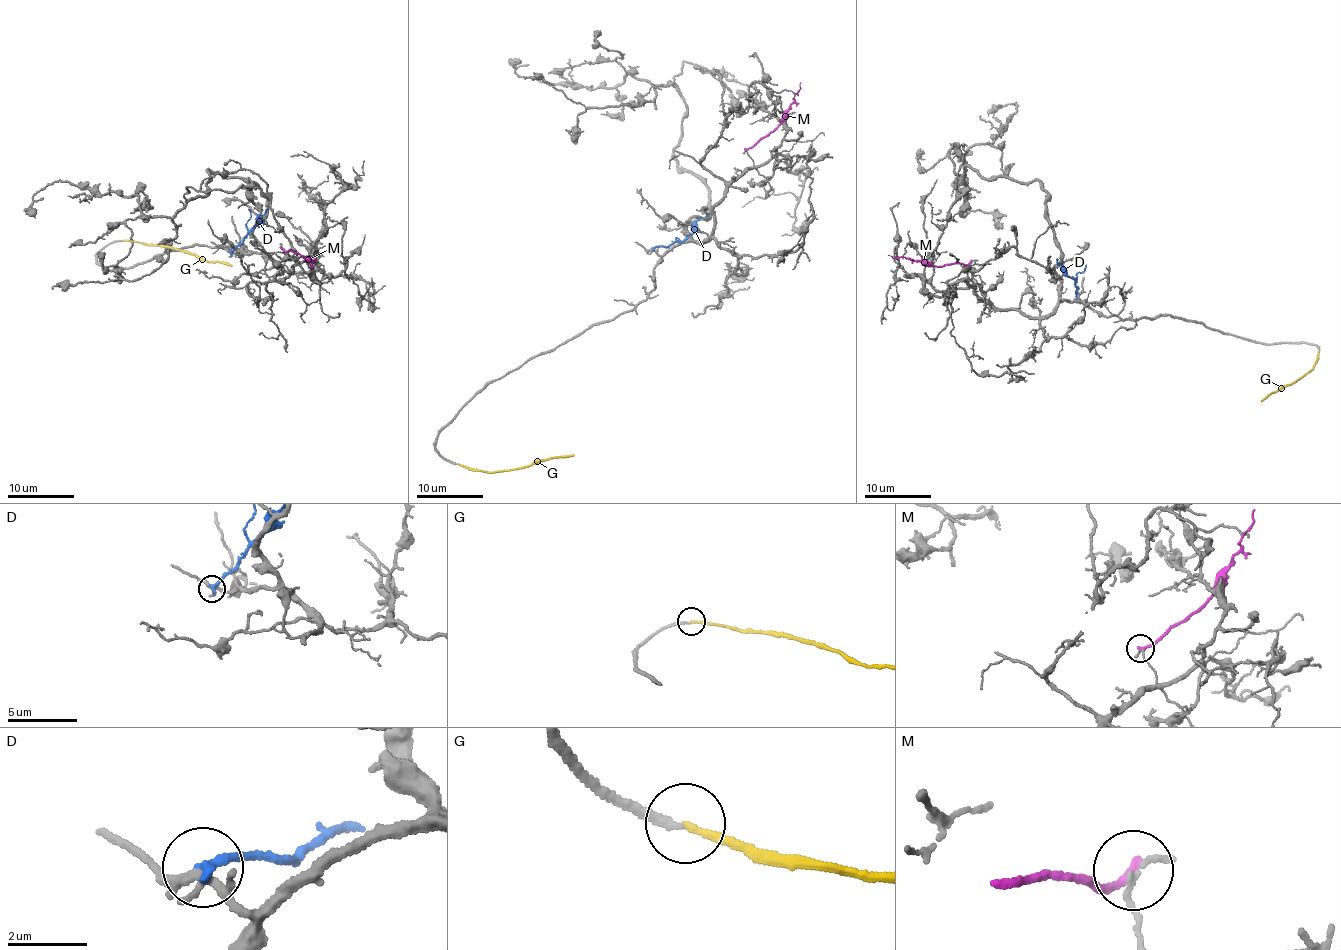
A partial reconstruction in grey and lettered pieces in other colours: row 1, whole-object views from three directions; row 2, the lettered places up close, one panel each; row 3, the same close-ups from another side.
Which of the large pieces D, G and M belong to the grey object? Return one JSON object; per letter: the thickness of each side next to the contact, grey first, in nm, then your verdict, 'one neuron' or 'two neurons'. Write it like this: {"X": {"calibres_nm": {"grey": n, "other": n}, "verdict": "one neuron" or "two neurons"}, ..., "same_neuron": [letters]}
{"D": {"calibres_nm": {"grey": 190, "other": 280}, "verdict": "two neurons"}, "G": {"calibres_nm": {"grey": 190, "other": 180}, "verdict": "two neurons"}, "M": {"calibres_nm": {"grey": 190, "other": 200}, "verdict": "two neurons"}, "same_neuron": []}

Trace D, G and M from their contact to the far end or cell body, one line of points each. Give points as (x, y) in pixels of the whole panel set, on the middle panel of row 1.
D: (652, 248), (685, 238), (700, 218), (709, 214)
G: (457, 463), (495, 473), (523, 468), (555, 456), (574, 455)
M: (746, 149), (752, 148), (777, 126), (801, 81)

